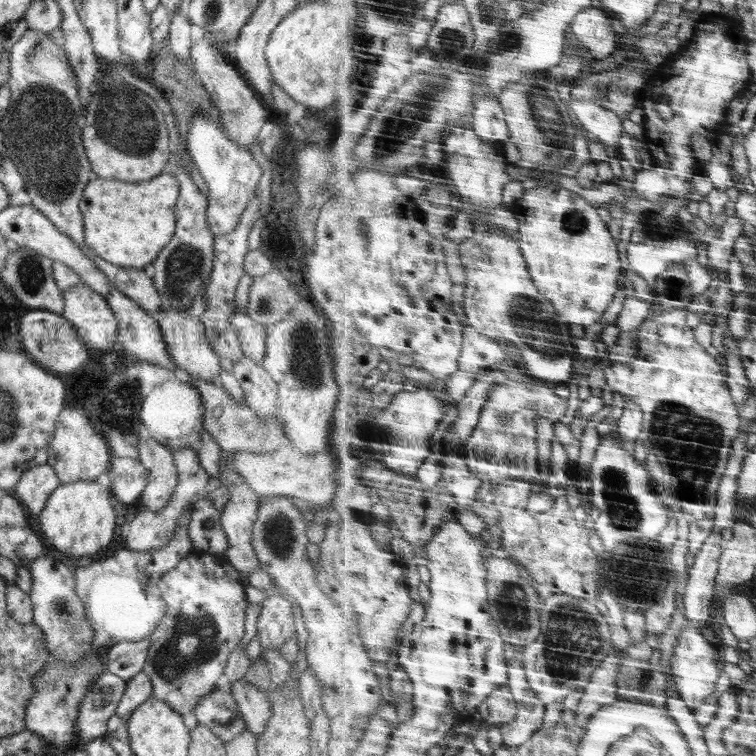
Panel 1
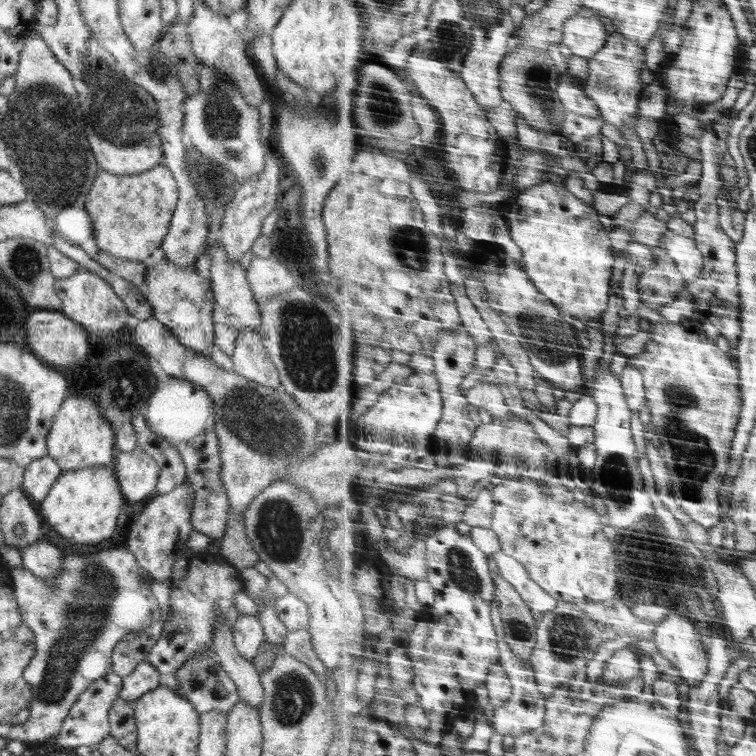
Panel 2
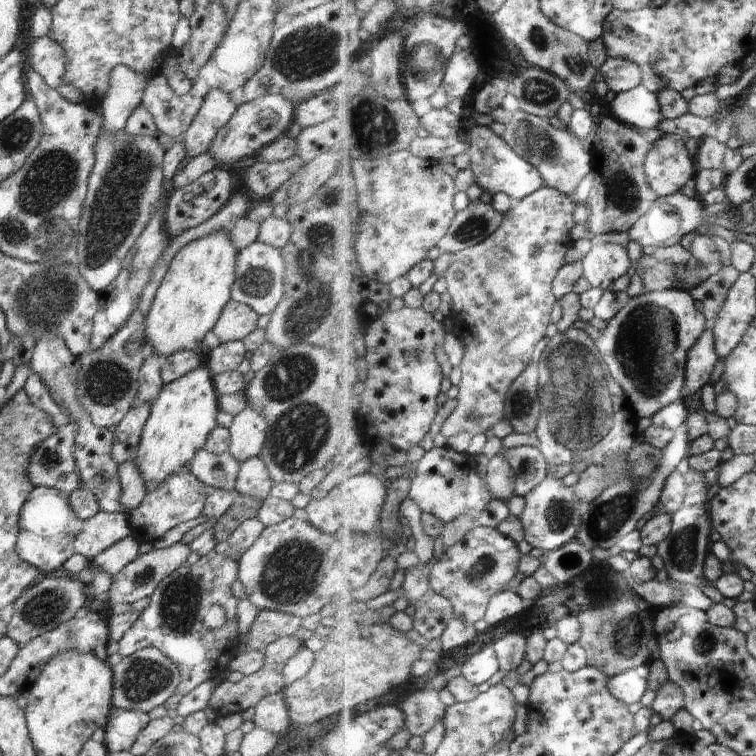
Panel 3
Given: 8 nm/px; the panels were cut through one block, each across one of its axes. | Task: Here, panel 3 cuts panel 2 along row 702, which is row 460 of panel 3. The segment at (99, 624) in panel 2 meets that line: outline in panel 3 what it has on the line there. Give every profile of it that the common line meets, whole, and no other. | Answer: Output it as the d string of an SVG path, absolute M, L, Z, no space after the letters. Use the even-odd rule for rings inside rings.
M70 422L38 446L28 468L28 478L34 487L49 487L64 495L83 487L74 460L77 434L78 424Z

